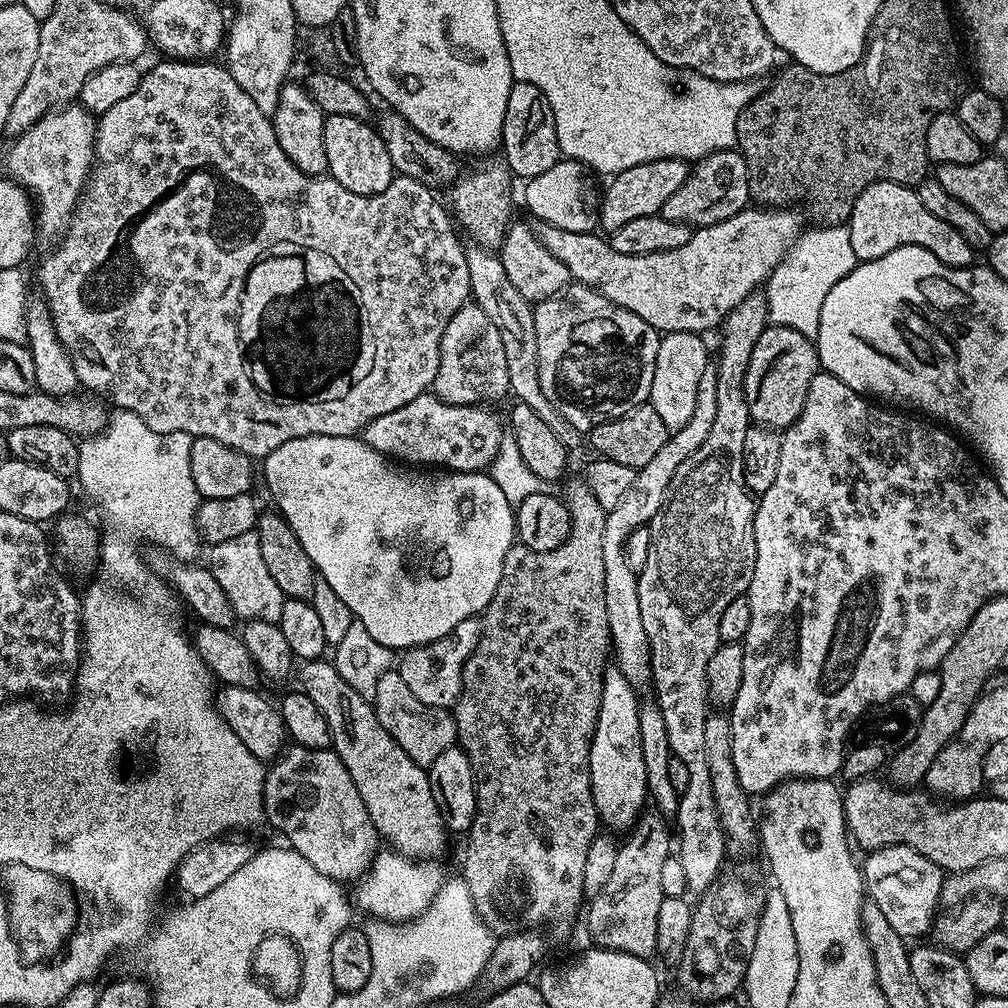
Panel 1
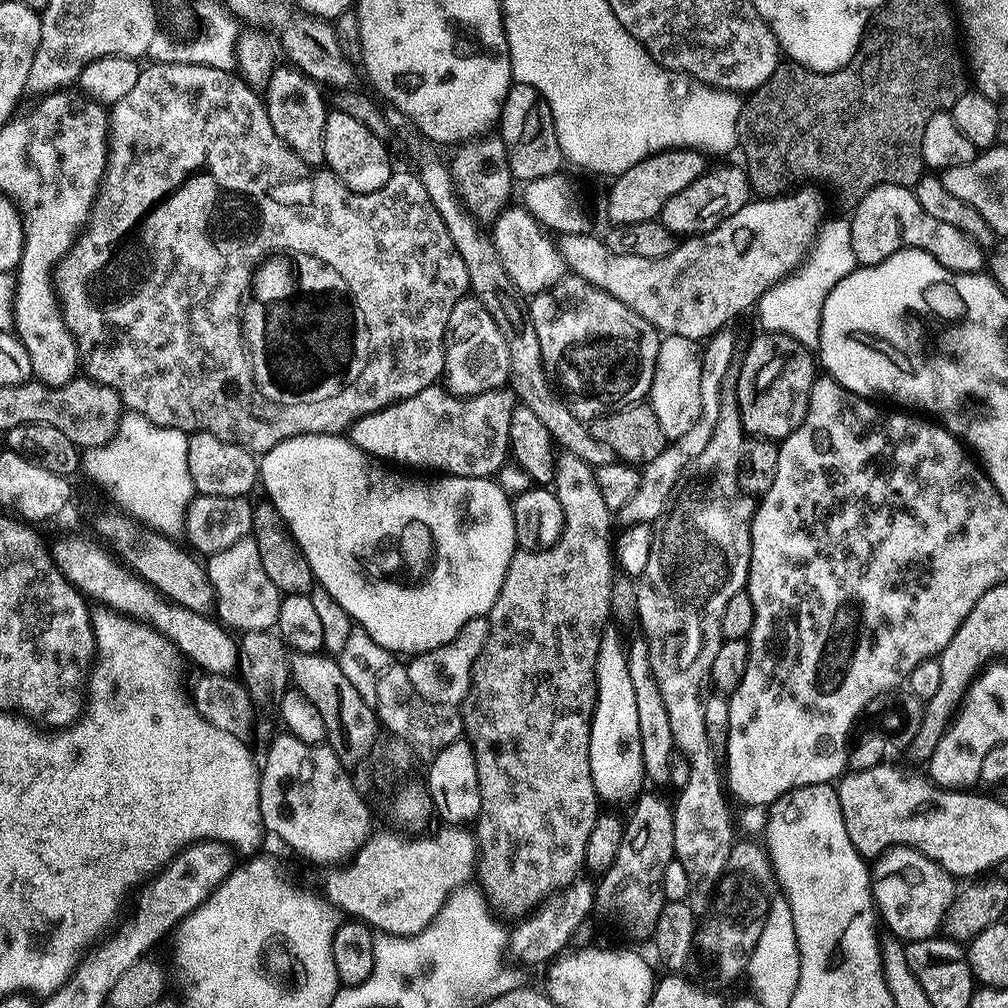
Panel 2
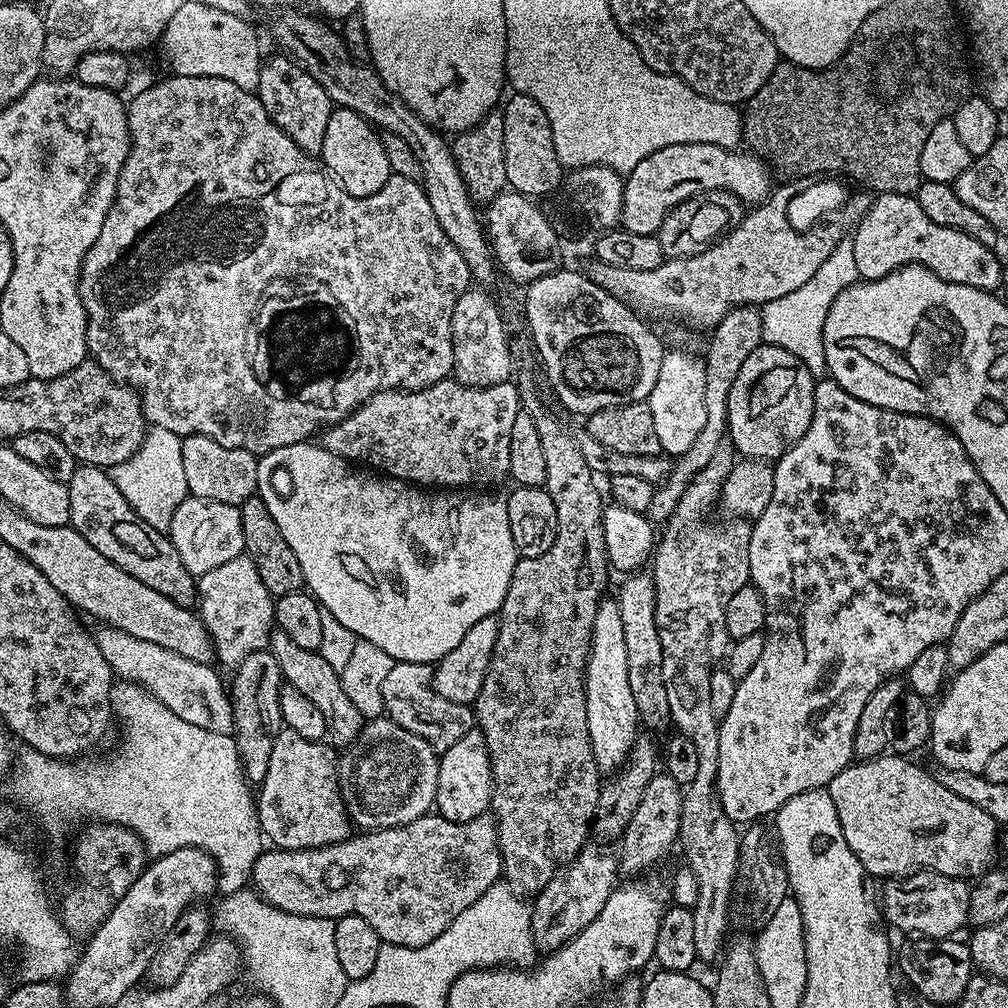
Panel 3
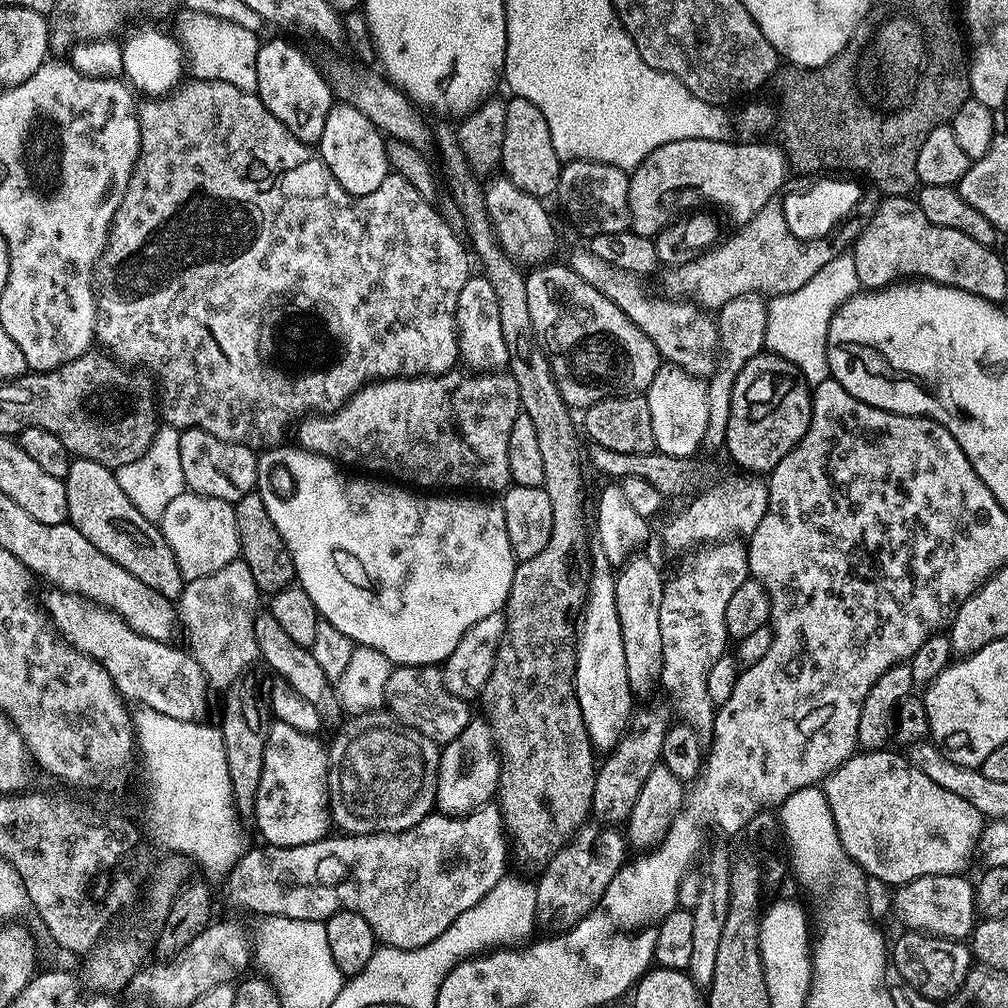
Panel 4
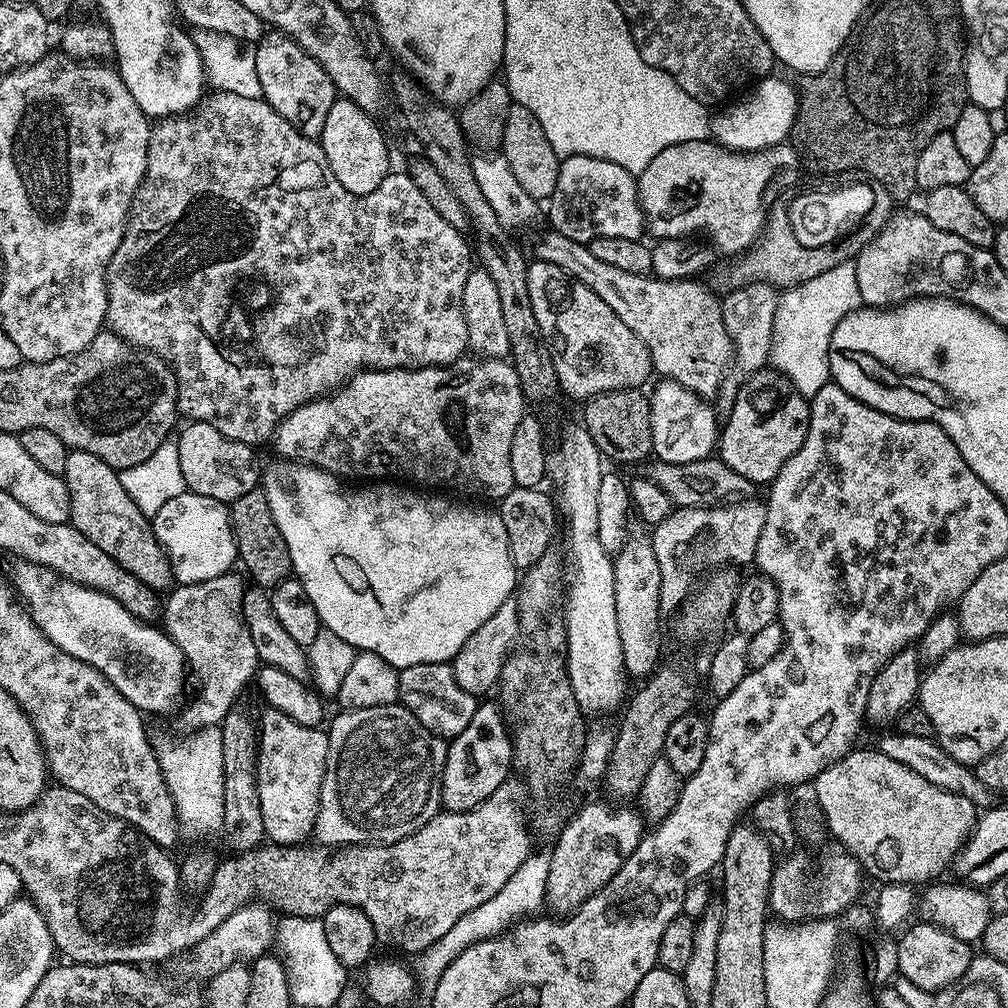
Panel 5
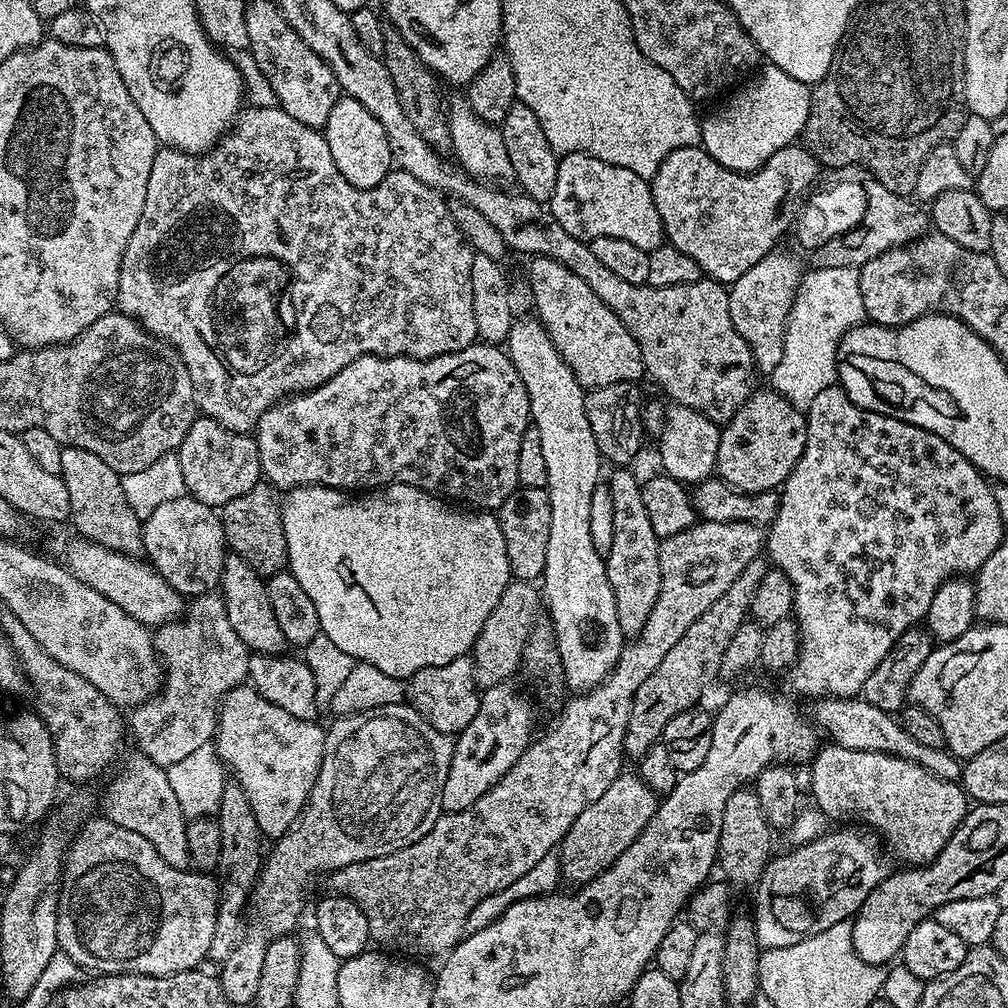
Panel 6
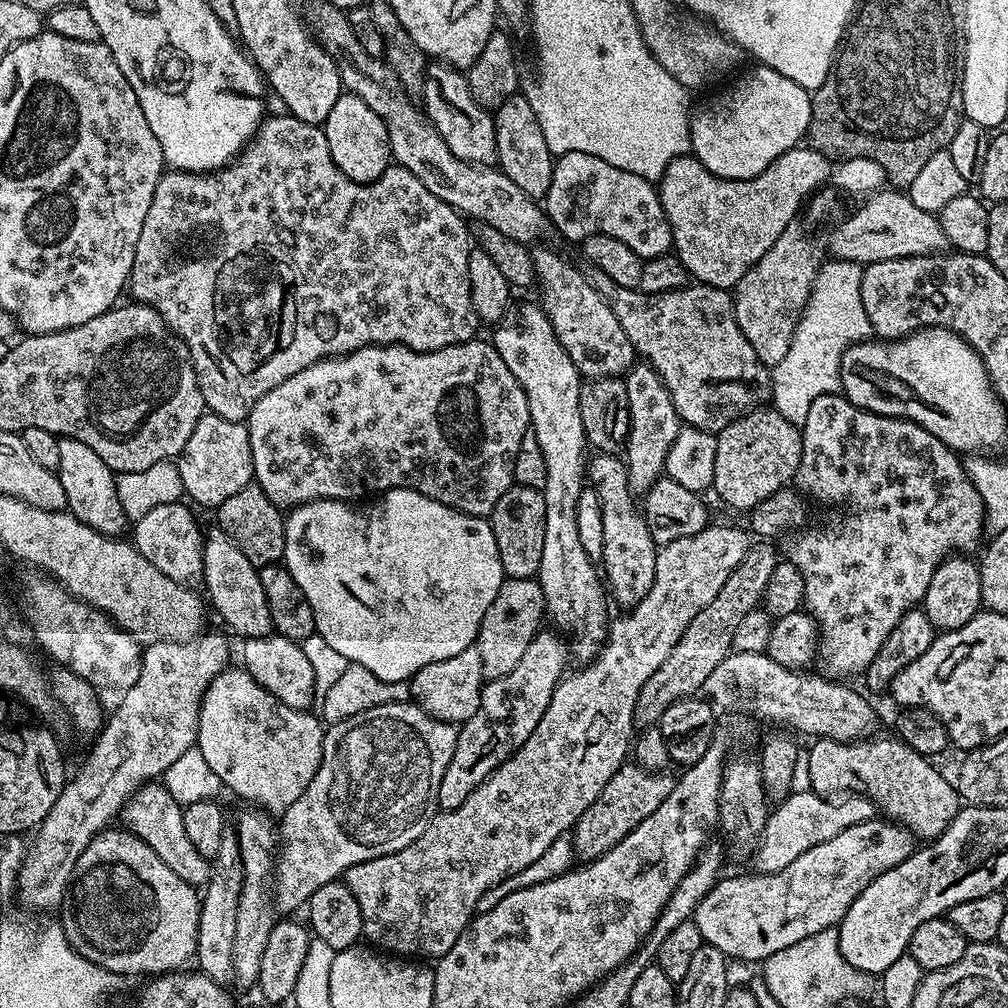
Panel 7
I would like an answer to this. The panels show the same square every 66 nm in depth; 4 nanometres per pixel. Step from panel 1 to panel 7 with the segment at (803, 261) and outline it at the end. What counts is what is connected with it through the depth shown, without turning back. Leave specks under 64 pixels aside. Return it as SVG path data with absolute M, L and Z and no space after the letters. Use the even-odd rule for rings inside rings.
M825 259L821 263L814 286L810 290L810 298L806 302L804 312L794 330L794 338L790 338L790 350L775 361L771 369L772 398L771 407L786 418L786 422L803 426L806 414L810 414L810 406L814 406L814 398L831 396L841 391L840 363L842 354L852 344L863 344L873 335L870 318L866 314L866 306L862 306L862 274L864 268L854 262L845 260Z

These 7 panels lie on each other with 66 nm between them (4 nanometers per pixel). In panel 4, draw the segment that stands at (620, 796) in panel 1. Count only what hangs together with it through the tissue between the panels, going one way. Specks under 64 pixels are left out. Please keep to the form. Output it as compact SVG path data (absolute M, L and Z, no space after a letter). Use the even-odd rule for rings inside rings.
M599 550L593 551L592 577L586 580L586 595L578 616L576 633L576 697L589 738L597 749L604 748L603 750L610 750L619 742L634 711L634 693L630 678L626 678L626 653L622 651L622 626L618 626L618 606L614 602L615 589L613 565L608 563L606 554Z

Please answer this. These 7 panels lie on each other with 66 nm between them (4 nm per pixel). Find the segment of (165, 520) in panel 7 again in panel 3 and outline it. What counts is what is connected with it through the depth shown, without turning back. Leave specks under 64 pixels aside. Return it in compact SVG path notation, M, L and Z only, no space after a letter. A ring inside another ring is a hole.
M189 494L174 510L166 535L172 541L174 550L178 550L182 566L186 566L194 578L210 570L218 570L222 562L230 562L230 558L238 558L244 552L239 507L226 502L214 502L210 498L198 498Z

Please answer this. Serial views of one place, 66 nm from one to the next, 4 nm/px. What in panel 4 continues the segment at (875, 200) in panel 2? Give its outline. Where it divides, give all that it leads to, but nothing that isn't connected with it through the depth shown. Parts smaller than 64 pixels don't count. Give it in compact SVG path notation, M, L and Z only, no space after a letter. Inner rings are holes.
M889 196L883 201L876 214L876 220L868 224L868 229L860 238L860 245L851 249L854 258L854 270L858 270L861 285L872 290L880 290L909 278L923 278L925 281L941 286L954 286L963 292L972 292L975 296L989 302L1000 302L1004 296L1004 260L998 253L992 252L989 245L974 242L958 230L946 230L934 226L926 214L922 214L919 203L906 196Z

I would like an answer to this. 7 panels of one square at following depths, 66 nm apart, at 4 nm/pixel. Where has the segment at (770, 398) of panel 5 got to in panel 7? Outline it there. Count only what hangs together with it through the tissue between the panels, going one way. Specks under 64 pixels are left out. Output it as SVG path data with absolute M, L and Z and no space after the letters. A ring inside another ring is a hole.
M771 406L749 410L730 426L715 433L714 482L712 488L724 504L751 510L770 494L785 487L795 477L802 458L802 432L797 425L786 422Z

